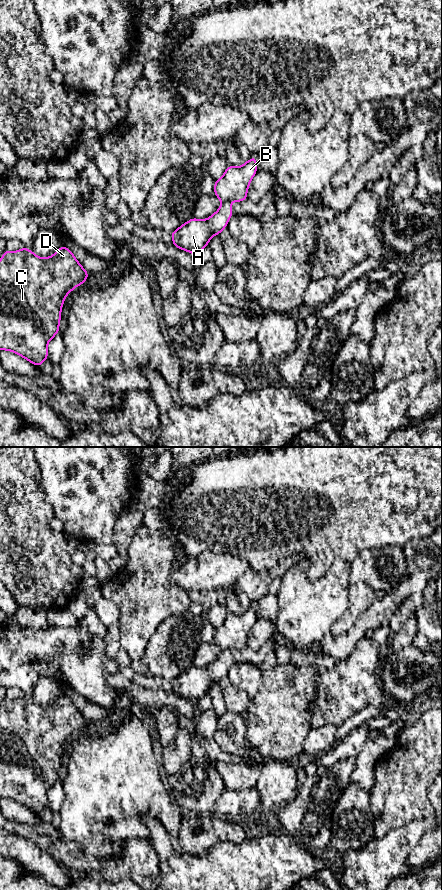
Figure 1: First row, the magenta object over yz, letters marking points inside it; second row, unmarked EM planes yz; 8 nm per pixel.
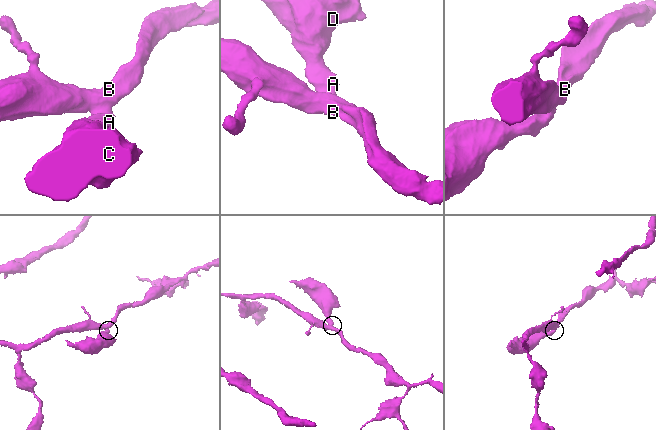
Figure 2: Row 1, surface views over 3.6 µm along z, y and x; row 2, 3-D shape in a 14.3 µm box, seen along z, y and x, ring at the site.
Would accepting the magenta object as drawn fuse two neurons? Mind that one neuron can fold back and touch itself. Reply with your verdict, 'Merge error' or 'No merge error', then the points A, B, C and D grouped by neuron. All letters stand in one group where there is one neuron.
Merge error. Groups: A C D / B

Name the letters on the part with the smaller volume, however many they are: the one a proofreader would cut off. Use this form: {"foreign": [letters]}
{"foreign": ["A", "C", "D"]}

